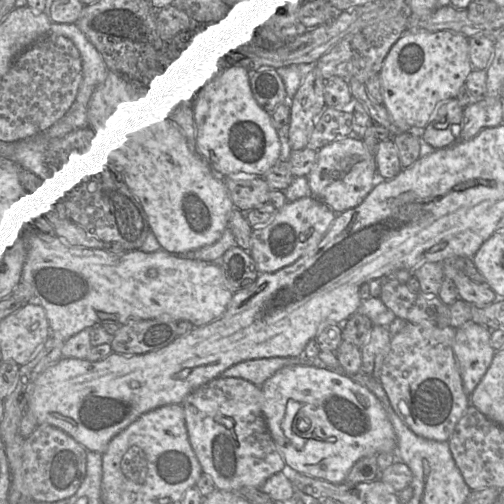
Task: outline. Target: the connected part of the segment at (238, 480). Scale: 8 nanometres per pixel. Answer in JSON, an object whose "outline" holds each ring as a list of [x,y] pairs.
{"outline":[[[219,376],[192,391],[181,403],[191,447],[218,490],[234,492],[243,487],[261,489],[273,475],[284,471],[285,462],[268,430],[262,412],[260,387],[242,379]]]}

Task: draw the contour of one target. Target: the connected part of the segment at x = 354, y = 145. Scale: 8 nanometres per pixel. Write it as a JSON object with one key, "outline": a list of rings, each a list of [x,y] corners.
{"outline":[[[352,137],[335,140],[319,149],[307,179],[312,197],[327,205],[336,214],[360,205],[379,180],[374,157],[363,141]]]}

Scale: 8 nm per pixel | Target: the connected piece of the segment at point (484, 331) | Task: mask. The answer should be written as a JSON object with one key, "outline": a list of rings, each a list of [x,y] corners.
{"outline":[[[472,320],[456,329],[453,352],[465,393],[470,396],[486,374],[496,351],[490,344],[491,330]]]}

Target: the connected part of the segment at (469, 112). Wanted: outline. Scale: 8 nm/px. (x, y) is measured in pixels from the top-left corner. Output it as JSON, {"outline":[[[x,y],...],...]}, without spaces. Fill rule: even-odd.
{"outline":[[[484,96],[463,109],[459,140],[470,140],[482,129],[501,123],[503,123],[503,111],[500,97]]]}

